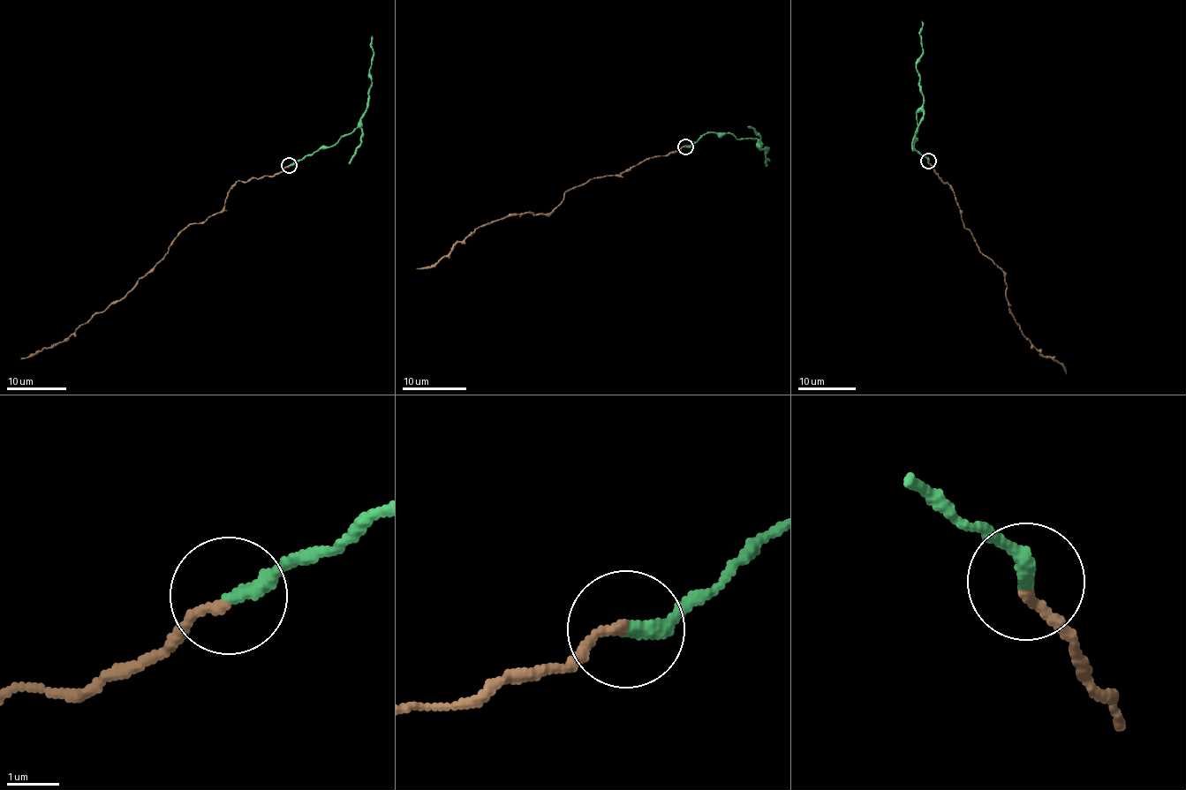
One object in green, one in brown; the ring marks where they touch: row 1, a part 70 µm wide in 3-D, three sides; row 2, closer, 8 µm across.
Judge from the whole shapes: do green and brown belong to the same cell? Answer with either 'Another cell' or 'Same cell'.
Another cell

